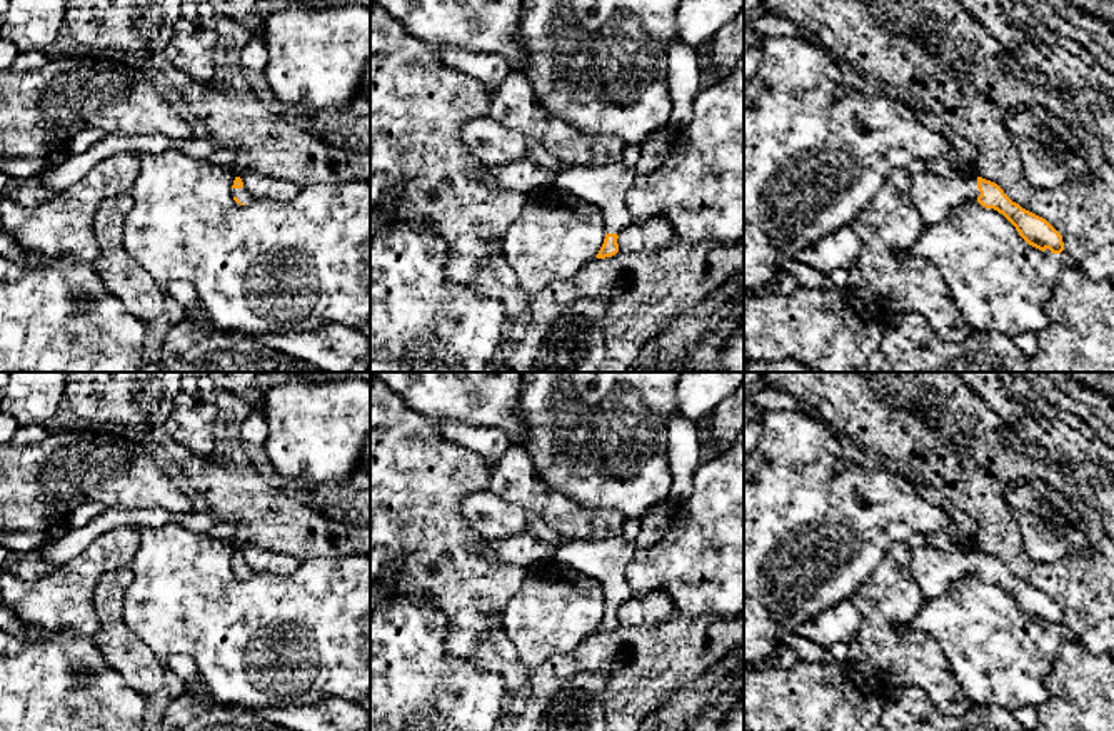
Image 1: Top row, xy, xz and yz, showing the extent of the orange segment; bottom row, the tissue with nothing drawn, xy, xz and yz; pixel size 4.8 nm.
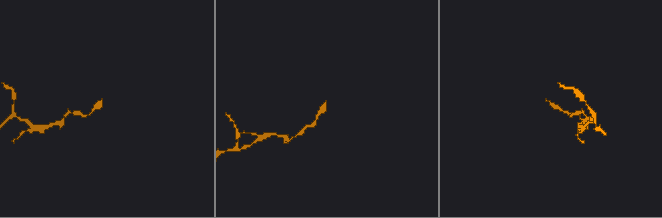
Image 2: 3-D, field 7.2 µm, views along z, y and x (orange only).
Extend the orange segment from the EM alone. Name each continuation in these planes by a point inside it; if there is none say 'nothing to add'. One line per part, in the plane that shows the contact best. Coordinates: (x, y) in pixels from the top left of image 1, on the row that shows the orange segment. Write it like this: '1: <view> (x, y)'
1: yz (933, 196)

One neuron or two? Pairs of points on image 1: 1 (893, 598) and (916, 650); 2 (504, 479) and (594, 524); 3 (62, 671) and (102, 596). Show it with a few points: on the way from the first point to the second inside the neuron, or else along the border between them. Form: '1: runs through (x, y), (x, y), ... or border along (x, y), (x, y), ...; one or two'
1: runs through (884, 615), (884, 633), (899, 648); one
2: runs through (526, 488), (559, 519), (572, 521); one
3: border along (92, 636), (102, 658), (114, 670); two

